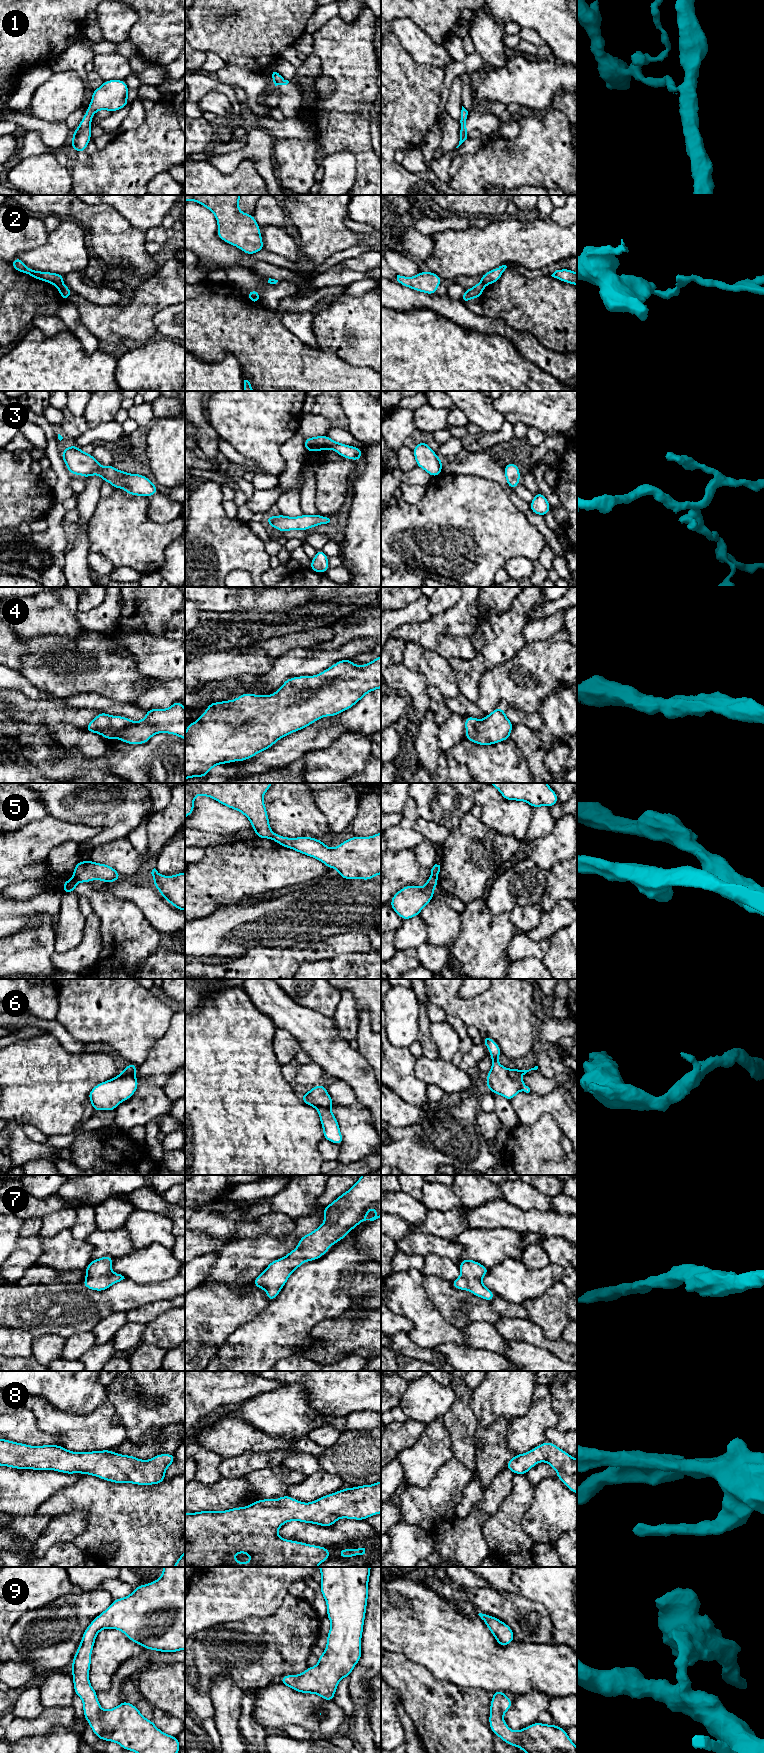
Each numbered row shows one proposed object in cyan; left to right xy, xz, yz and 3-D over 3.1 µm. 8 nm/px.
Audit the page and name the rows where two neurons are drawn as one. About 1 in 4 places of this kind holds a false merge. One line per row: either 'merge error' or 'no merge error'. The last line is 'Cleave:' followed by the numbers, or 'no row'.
1: merge error
2: merge error
3: no merge error
4: no merge error
5: merge error
6: no merge error
7: no merge error
8: no merge error
9: no merge error
Cleave: 1, 2, 5

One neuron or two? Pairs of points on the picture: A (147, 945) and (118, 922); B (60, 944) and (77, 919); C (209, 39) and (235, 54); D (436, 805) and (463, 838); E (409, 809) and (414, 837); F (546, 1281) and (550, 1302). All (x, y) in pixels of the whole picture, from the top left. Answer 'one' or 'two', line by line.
A: one
B: one
C: one
D: two
E: one
F: two

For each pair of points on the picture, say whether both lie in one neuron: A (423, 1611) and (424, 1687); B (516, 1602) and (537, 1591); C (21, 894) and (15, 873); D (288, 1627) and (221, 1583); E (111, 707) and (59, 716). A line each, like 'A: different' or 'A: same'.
A: different
B: different
C: different
D: different
E: different

